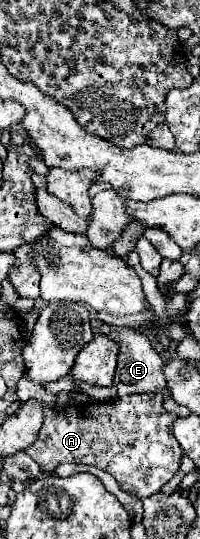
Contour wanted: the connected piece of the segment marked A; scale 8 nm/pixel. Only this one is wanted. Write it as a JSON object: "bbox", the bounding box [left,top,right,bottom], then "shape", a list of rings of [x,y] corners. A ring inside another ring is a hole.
{"bbox":[25,394,181,498],"shape":[[[131,394],[109,402],[93,402],[83,406],[59,406],[47,408],[45,420],[39,430],[37,440],[25,450],[43,470],[53,472],[59,464],[73,462],[73,464],[91,464],[105,472],[109,472],[125,492],[133,492],[139,498],[151,496],[161,490],[179,470],[181,446],[171,434],[171,426],[177,420],[175,414],[163,410],[163,398],[159,394]]]}

